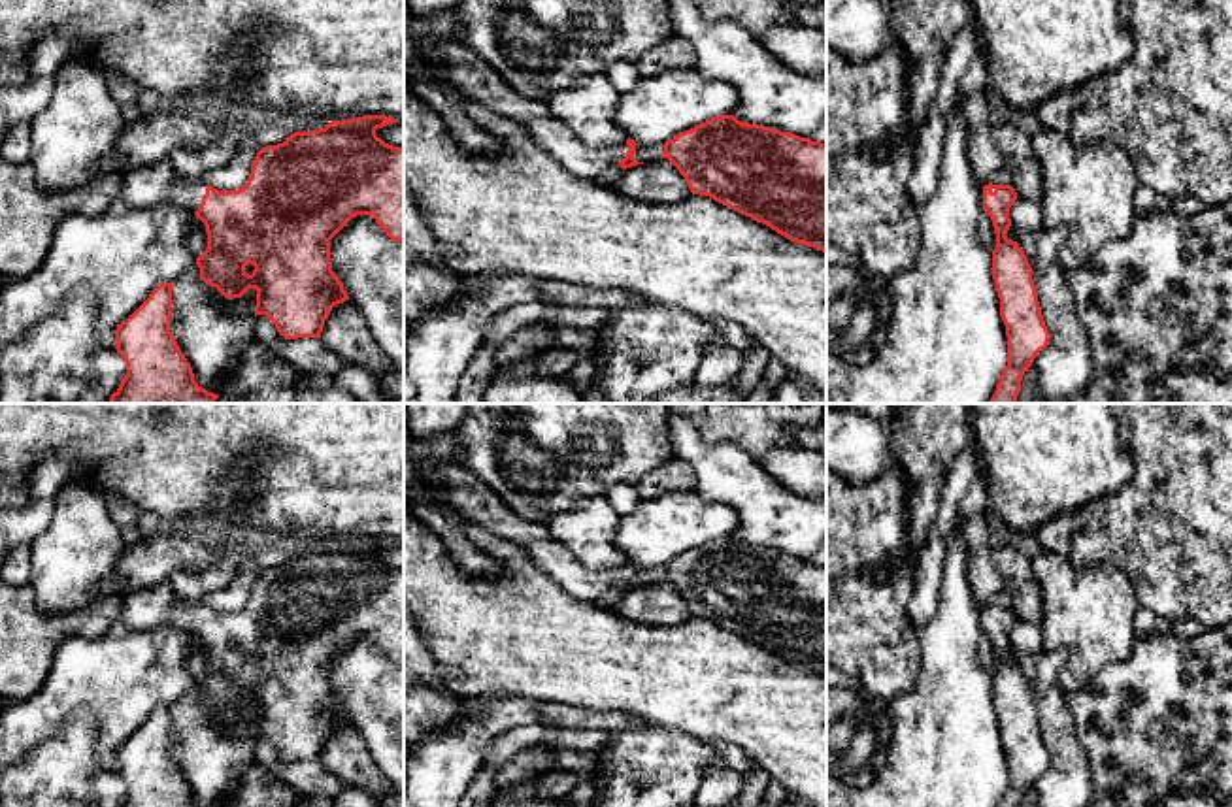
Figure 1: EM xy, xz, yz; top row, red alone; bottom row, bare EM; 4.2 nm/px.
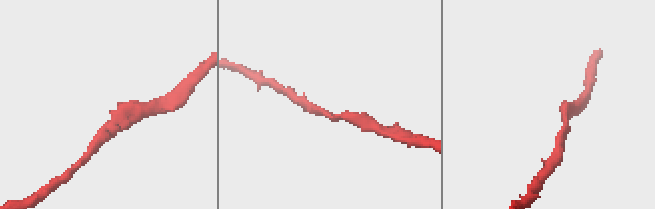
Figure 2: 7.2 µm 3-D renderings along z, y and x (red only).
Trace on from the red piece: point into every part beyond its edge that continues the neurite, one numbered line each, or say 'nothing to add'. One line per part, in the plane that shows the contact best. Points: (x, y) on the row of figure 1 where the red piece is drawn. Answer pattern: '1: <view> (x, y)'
1: xy (146, 185)

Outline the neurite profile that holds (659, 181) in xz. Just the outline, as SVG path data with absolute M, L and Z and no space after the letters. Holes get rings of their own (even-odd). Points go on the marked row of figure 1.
M668 158L623 170L613 189L647 204L675 204L692 194L685 177Z

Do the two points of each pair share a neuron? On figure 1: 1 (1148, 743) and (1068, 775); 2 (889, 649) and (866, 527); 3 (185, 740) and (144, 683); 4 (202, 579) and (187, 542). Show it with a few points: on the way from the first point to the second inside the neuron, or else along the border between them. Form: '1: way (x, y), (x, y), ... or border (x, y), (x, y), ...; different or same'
1: border (1074, 724), (1074, 734), (1089, 760), (1093, 787); different
2: way (866, 619), (866, 557); same
3: border (195, 683), (172, 702); different
4: border (210, 540), (208, 562), (165, 579); different

